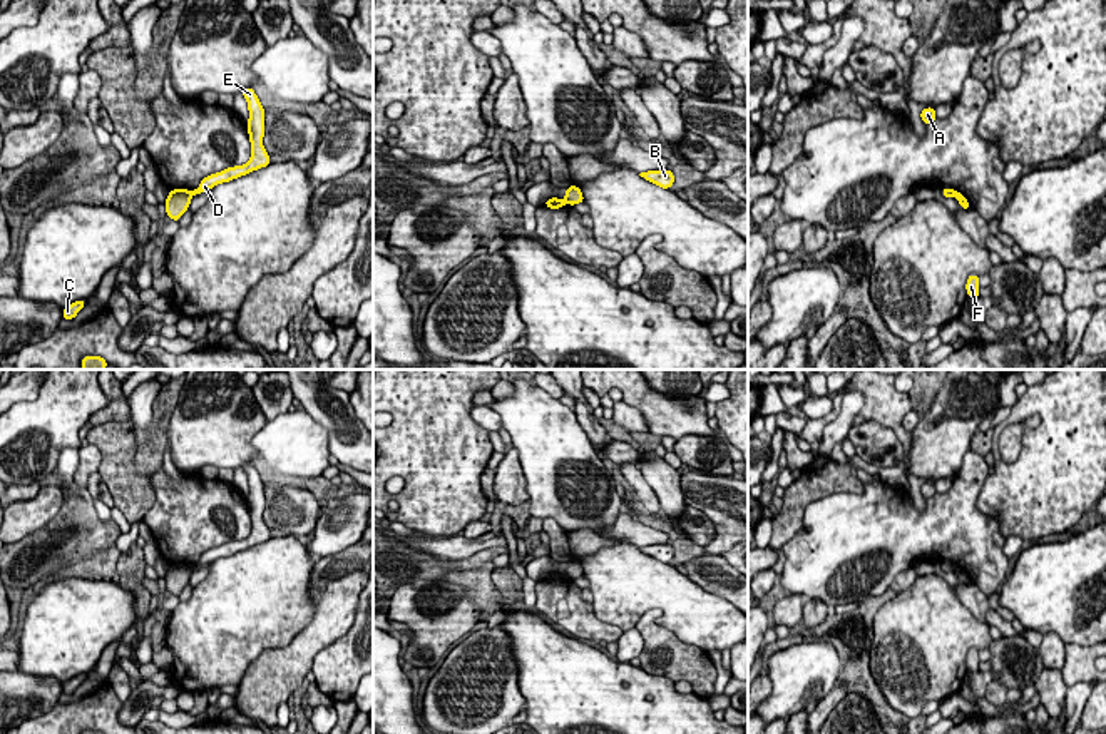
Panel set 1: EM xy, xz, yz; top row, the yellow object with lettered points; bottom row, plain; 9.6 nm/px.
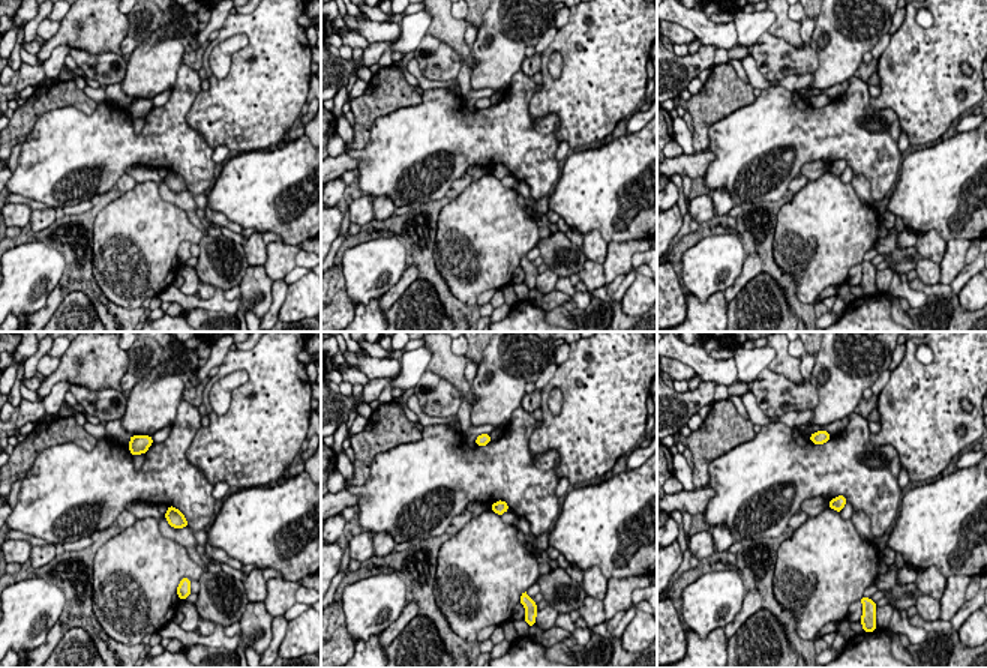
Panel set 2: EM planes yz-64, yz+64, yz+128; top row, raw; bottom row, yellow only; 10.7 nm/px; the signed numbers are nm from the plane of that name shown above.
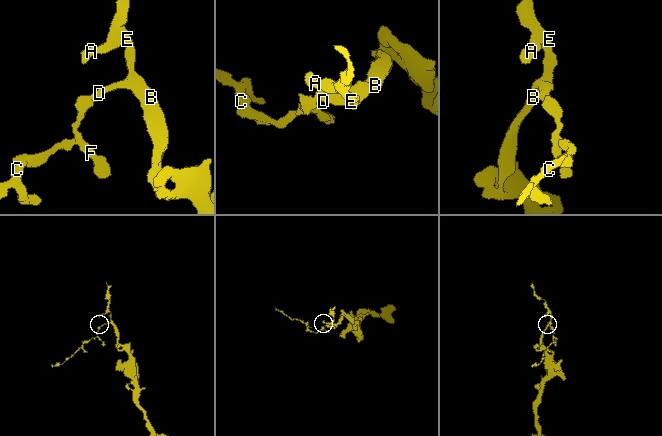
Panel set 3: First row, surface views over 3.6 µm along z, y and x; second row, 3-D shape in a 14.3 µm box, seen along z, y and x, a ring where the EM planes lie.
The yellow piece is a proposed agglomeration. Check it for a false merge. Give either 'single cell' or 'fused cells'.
fused cells

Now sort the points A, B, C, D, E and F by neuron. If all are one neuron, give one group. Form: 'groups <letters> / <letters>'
groups A B D E / C F

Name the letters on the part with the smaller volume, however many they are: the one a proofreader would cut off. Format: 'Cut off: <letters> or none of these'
Cut off: C, F

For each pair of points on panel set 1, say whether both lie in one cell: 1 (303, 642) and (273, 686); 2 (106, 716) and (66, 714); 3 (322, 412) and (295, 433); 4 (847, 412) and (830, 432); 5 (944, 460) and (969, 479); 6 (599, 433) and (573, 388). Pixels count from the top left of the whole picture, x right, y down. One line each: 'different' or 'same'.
1: same
2: same
3: different
4: same
5: different
6: same

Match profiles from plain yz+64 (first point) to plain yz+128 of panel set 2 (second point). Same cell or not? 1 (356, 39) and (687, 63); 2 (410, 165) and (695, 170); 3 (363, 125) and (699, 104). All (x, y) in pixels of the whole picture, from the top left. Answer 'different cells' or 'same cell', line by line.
1: different cells
2: different cells
3: same cell

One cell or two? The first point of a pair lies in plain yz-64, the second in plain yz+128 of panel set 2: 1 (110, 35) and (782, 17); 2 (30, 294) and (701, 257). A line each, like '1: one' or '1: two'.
1: one
2: one

